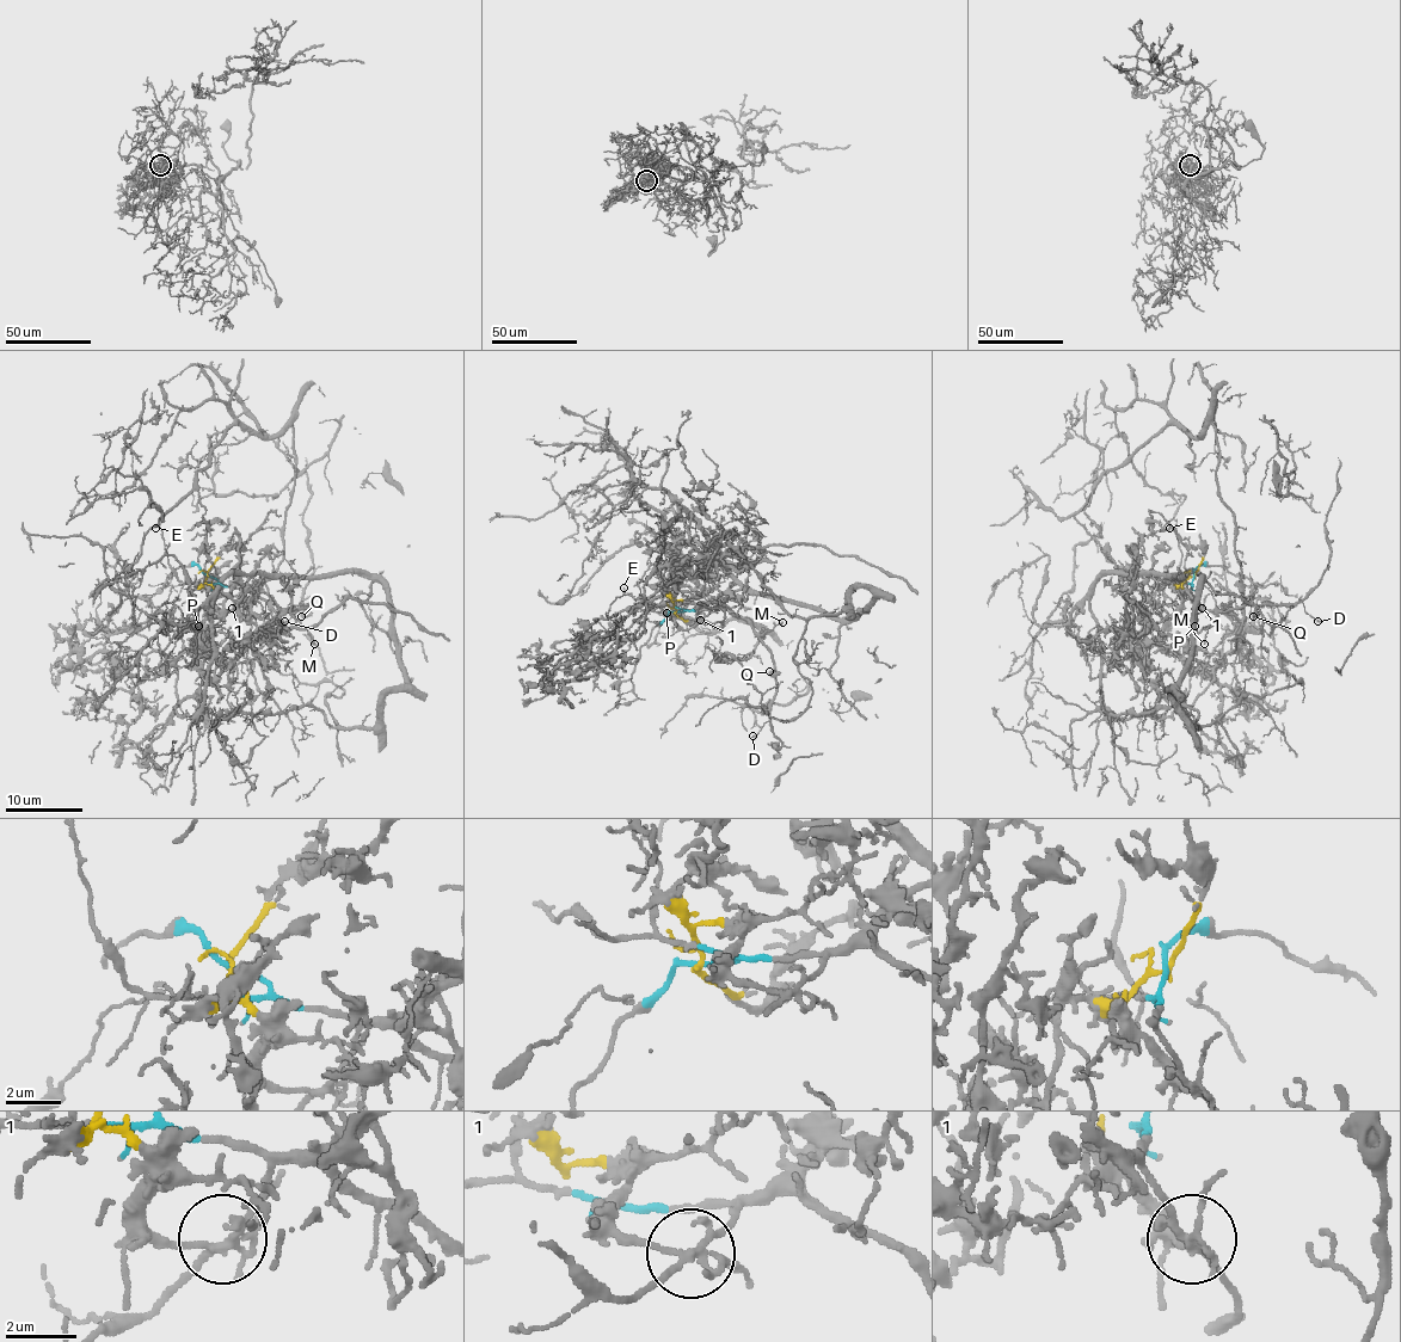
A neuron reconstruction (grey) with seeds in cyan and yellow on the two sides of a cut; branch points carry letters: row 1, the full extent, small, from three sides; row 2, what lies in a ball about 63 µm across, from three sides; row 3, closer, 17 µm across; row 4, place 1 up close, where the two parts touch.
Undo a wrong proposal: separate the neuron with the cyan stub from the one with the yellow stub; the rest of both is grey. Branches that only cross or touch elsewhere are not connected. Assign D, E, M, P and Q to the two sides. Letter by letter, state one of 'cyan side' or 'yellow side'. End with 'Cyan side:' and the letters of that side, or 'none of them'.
D: cyan side
E: cyan side
M: cyan side
P: cyan side
Q: cyan side
Cyan side: D, E, M, P, Q

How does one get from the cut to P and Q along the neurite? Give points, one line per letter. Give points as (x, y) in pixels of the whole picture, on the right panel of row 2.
P: (1193, 574), (1193, 598), (1211, 625), (1202, 631), (1196, 625)
Q: (1193, 574), (1190, 592), (1205, 609), (1255, 605), (1253, 617)

